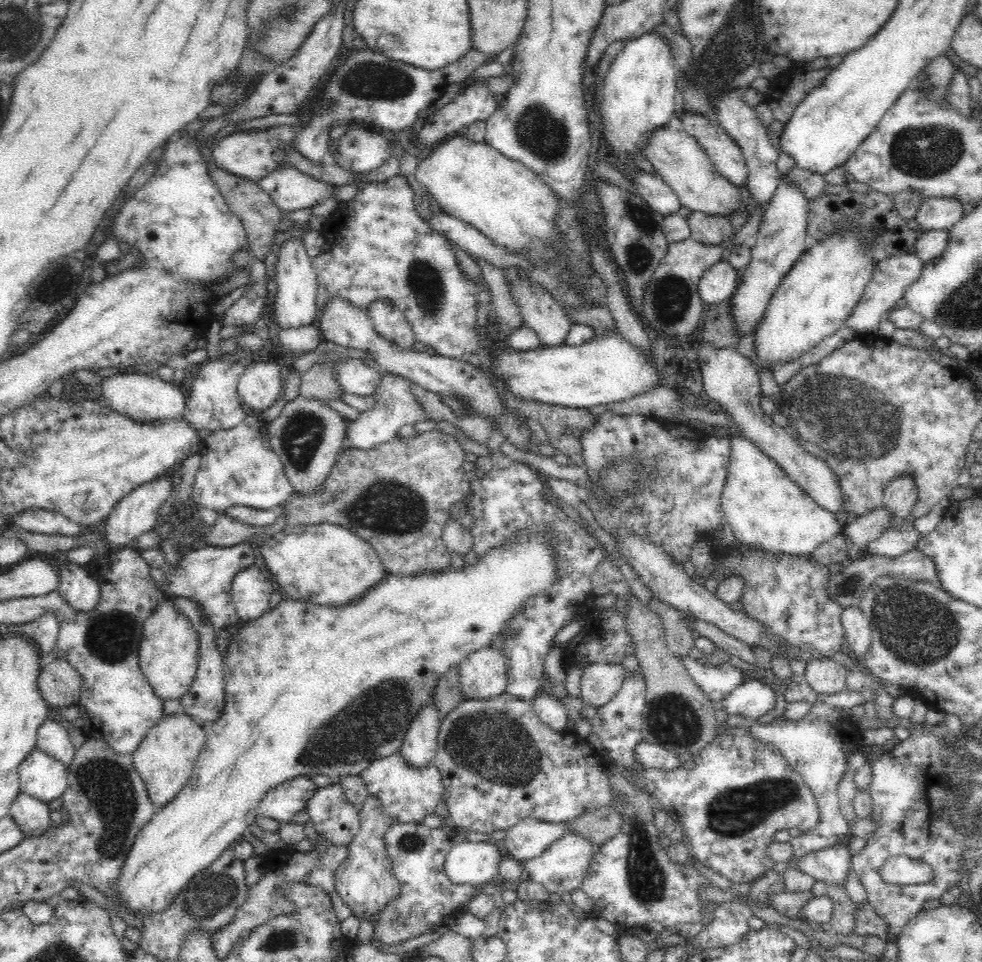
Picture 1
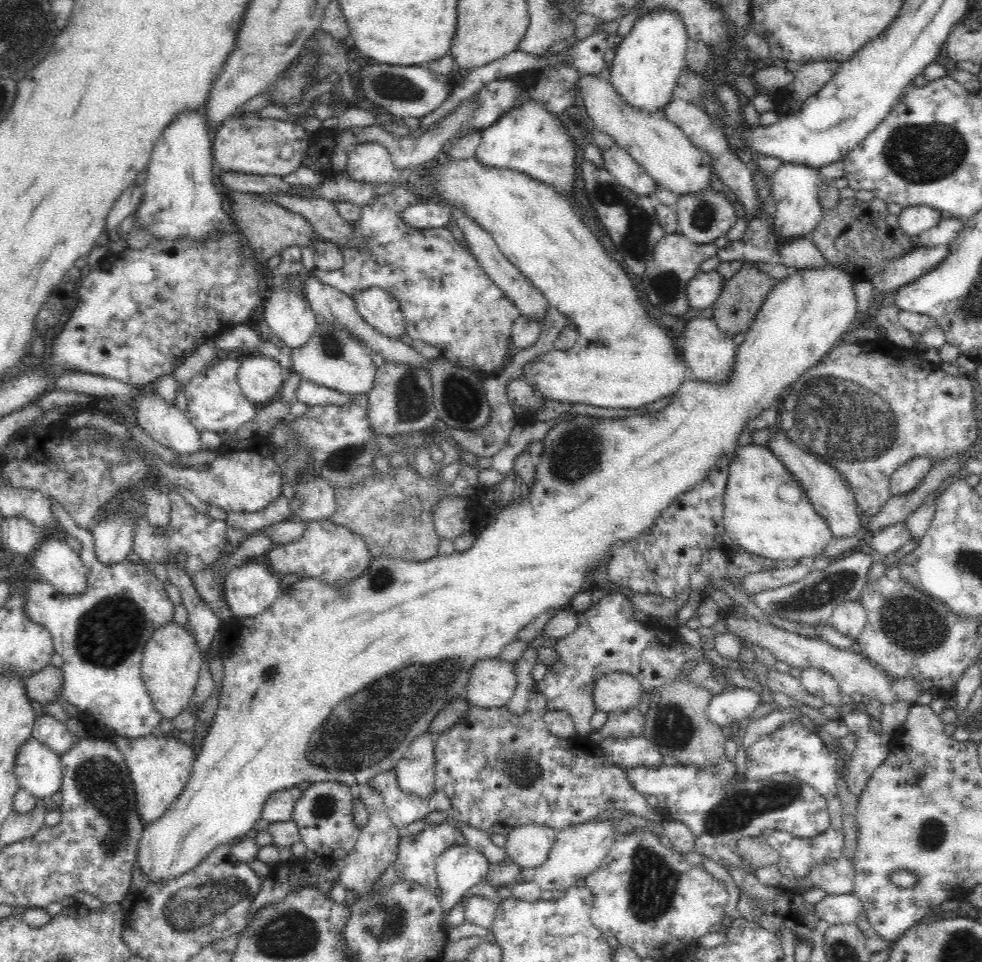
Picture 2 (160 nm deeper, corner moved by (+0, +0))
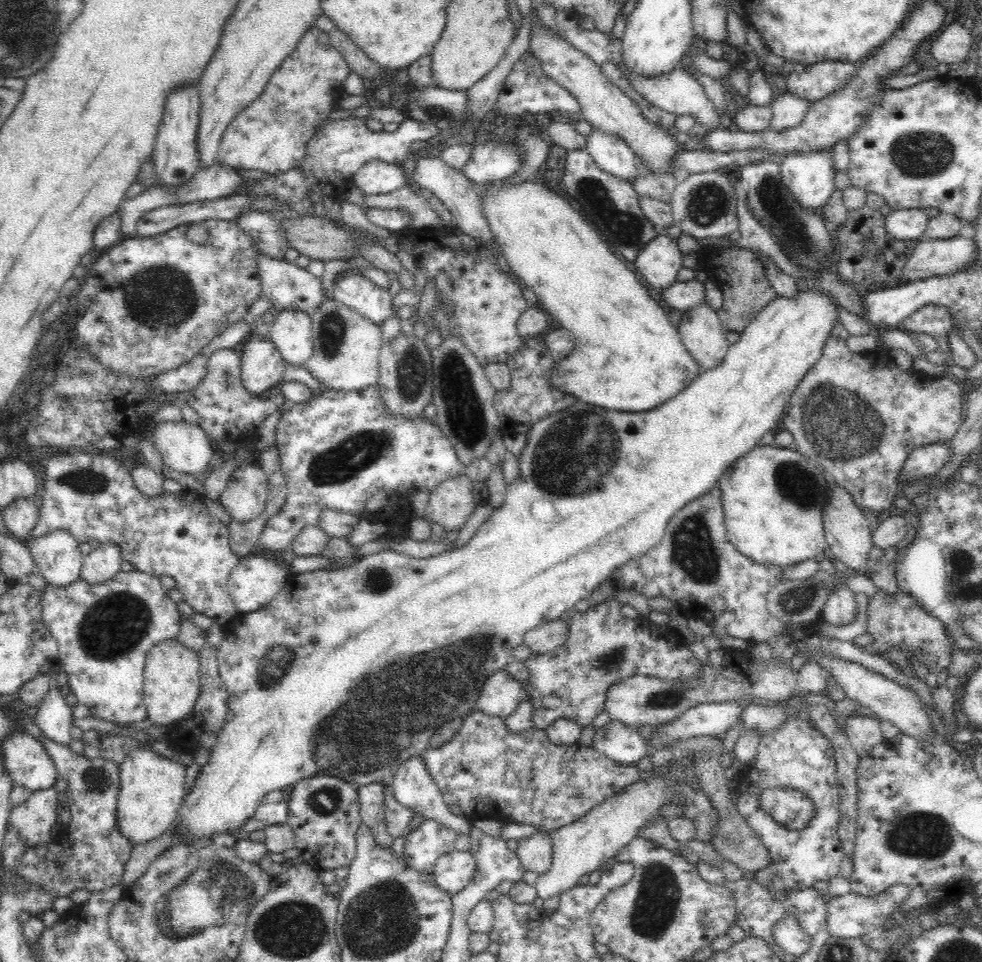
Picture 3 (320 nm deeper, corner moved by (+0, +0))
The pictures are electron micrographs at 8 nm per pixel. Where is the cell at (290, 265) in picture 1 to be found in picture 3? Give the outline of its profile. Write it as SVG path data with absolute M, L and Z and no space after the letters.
M281 309L276 320L269 325L269 339L281 352L285 364L307 370L307 364L314 352L308 313Z

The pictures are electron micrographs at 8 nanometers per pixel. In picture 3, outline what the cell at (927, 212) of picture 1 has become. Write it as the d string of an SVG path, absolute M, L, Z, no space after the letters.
M891 209L885 216L884 229L892 238L912 240L924 237L928 216L922 209Z

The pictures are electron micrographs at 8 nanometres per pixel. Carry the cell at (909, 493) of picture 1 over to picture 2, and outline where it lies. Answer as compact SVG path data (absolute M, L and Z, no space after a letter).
M924 454L914 456L911 460L902 464L893 472L892 480L890 480L892 496L907 494L915 490L923 482L933 464L934 461Z

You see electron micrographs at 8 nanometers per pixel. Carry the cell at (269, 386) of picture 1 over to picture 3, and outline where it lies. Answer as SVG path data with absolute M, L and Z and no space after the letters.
M252 337L241 347L240 355L241 381L248 392L262 394L283 379L286 364L270 339Z

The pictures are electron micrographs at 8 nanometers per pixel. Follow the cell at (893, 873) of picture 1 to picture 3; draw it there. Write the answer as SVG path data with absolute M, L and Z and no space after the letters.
M894 884L878 896L862 896L850 891L839 897L832 897L827 903L827 926L832 937L838 940L872 936L884 928L885 922L907 901L909 887Z

